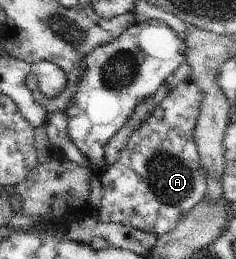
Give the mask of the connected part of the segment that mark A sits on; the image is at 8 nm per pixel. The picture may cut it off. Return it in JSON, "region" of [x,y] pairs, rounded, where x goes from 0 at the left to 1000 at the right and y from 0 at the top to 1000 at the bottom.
{"region":[[[809,309],[767,317],[716,355],[623,459],[585,483],[513,579],[496,625],[479,637],[462,629],[441,656],[415,664],[441,730],[428,799],[403,822],[415,849],[500,861],[682,915],[729,896],[788,826],[869,764],[881,680],[847,625],[822,517],[864,382],[869,363],[835,324]]]}

